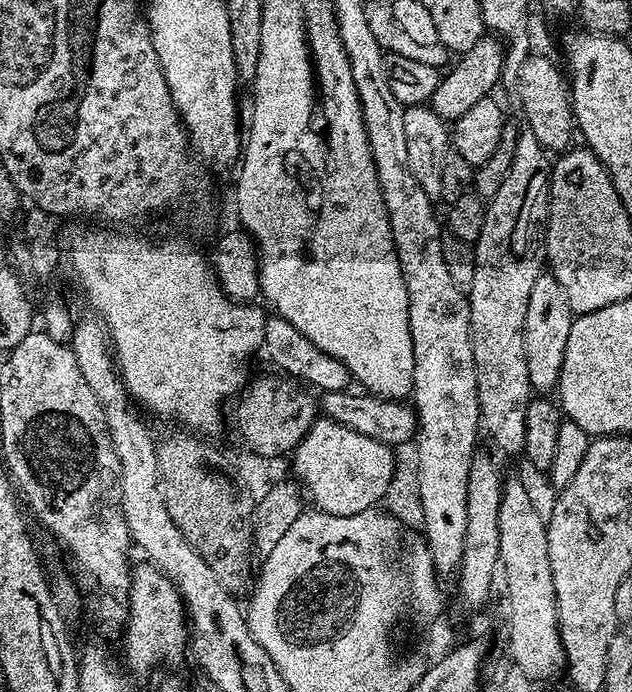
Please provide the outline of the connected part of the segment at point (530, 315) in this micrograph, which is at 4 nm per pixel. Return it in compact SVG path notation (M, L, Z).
M541 274L538 282L530 290L530 302L526 306L524 323L524 349L526 350L526 370L530 374L533 389L540 394L548 394L555 389L563 368L563 356L569 346L570 328L574 319L571 306L566 302L566 294L560 283L551 274Z

